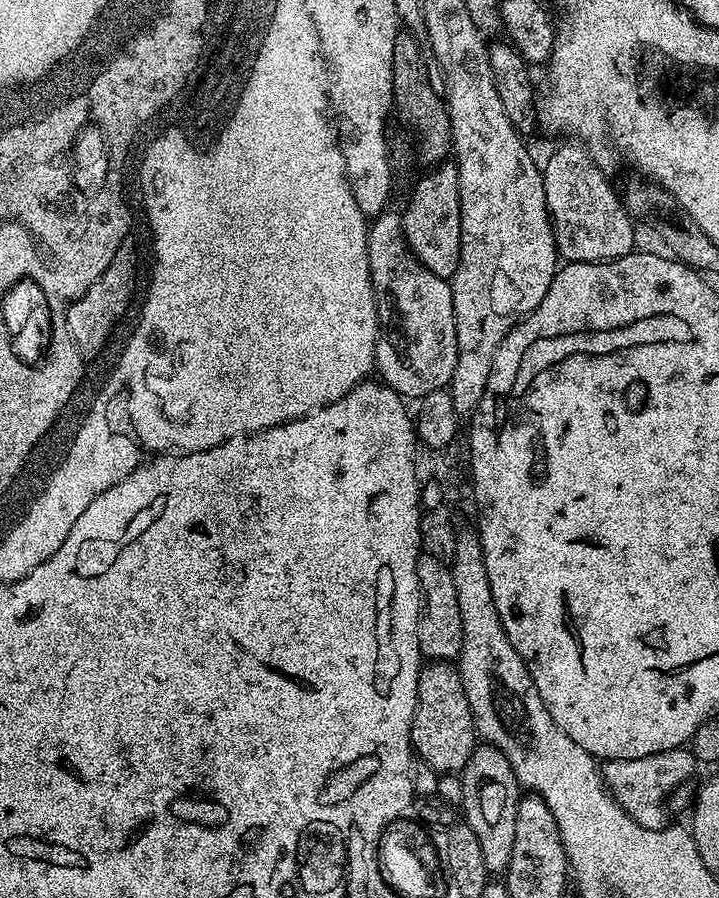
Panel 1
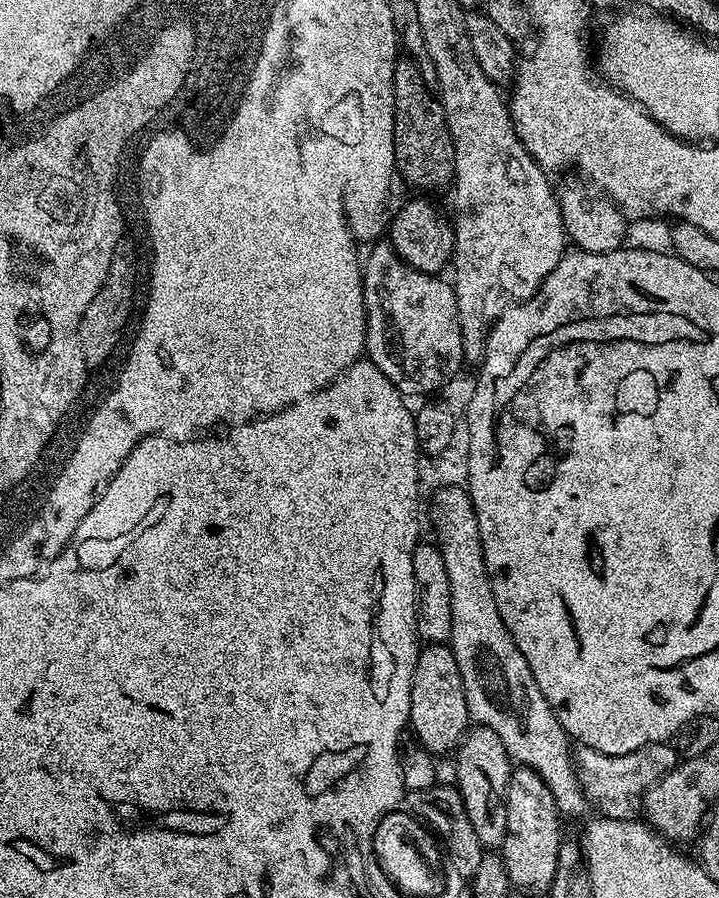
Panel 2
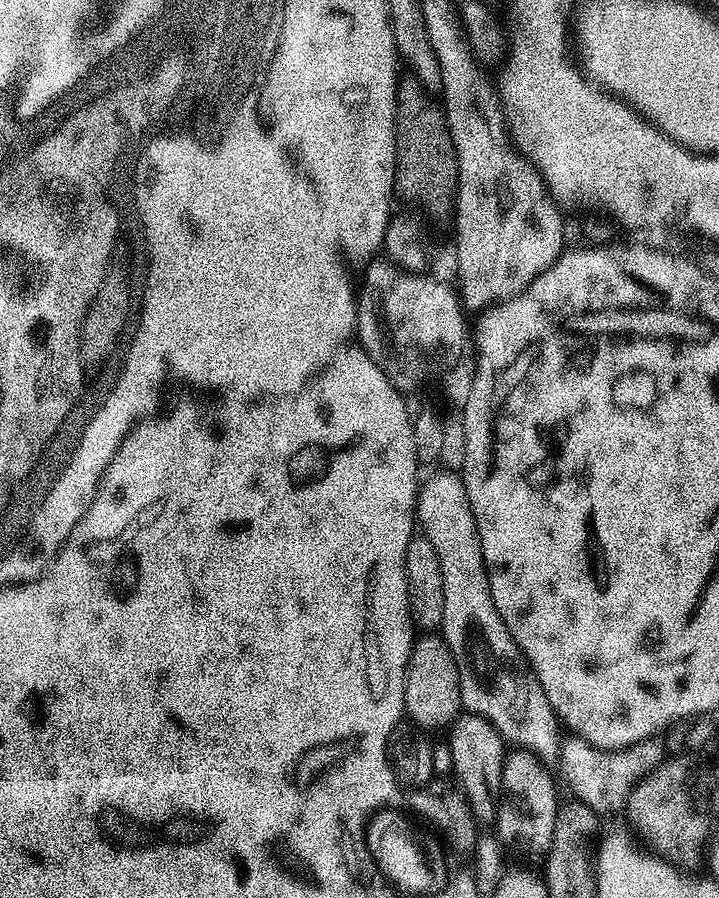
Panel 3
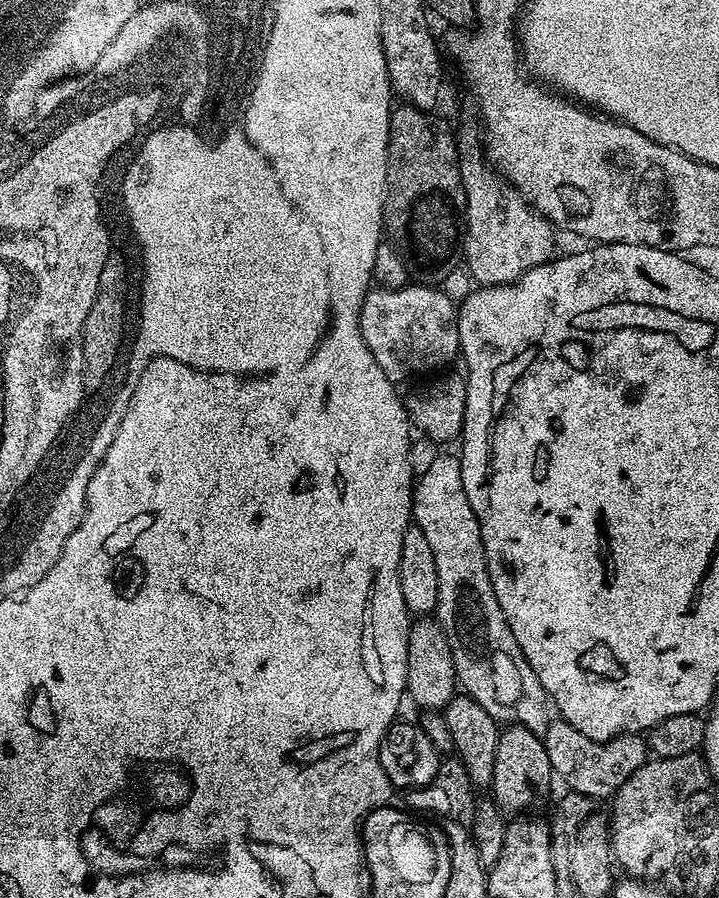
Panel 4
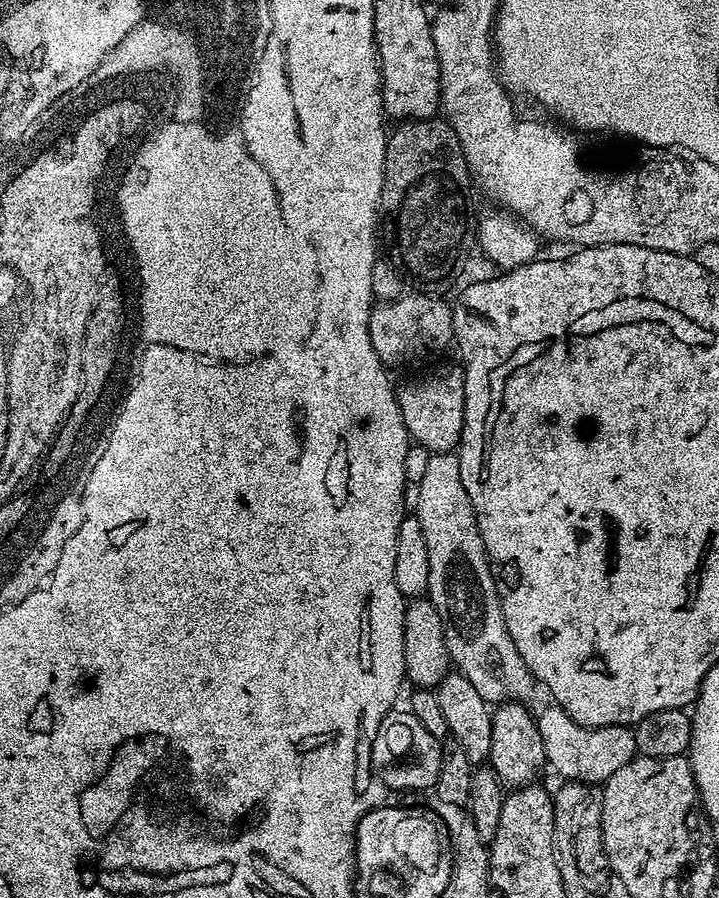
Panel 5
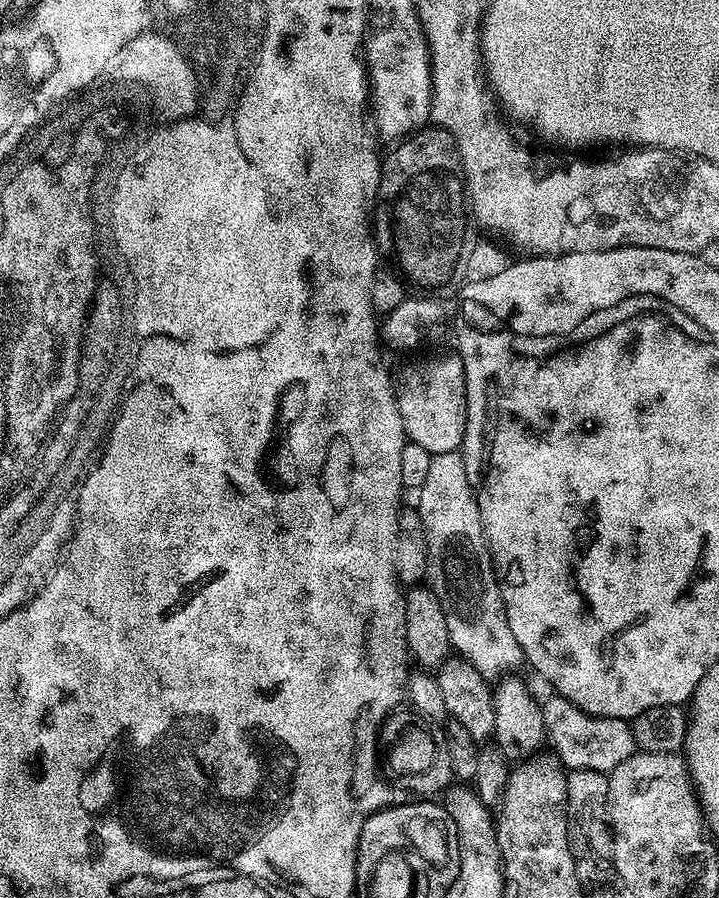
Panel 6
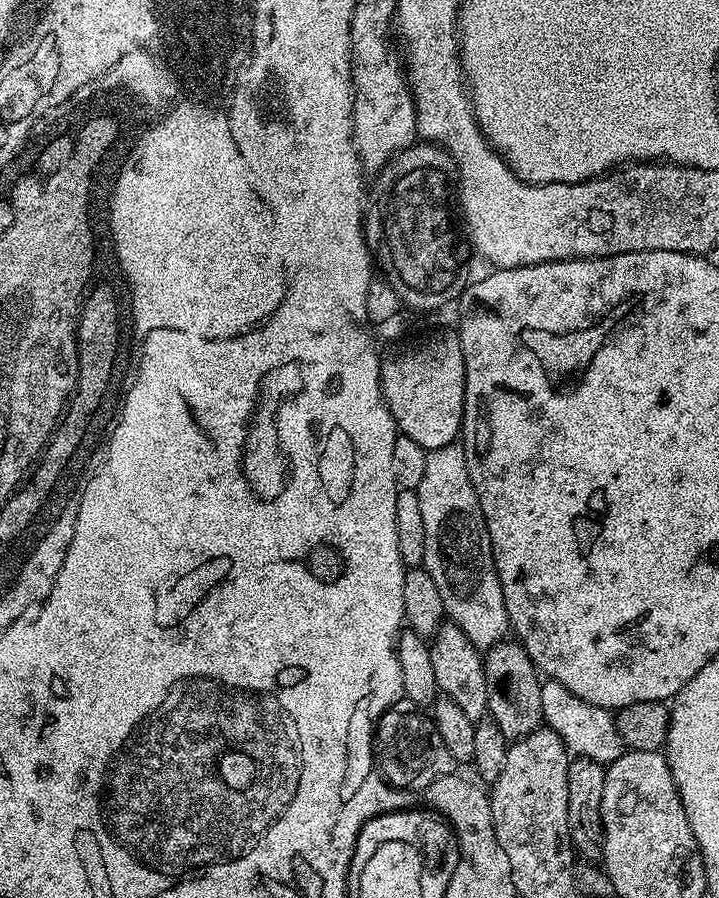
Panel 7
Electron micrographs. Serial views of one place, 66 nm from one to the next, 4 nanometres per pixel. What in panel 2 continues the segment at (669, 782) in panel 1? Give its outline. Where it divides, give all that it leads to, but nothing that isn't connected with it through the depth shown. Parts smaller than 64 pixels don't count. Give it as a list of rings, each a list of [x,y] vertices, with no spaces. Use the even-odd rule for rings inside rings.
[[[671,743],[647,744],[630,754],[602,754],[593,748],[577,747],[574,752],[576,776],[584,787],[588,803],[610,820],[631,820],[641,811],[644,793],[678,763]]]

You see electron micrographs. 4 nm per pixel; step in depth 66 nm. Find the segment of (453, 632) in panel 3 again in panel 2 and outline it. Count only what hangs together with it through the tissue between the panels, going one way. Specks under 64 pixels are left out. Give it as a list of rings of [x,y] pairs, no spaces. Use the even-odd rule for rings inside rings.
[[[441,487],[431,493],[430,499],[436,503],[436,524],[442,525],[444,553],[452,575],[450,647],[462,674],[469,717],[476,724],[494,730],[517,765],[533,768],[542,777],[565,817],[580,816],[589,803],[576,776],[570,748],[568,752],[570,737],[552,713],[538,682],[534,682],[534,674],[526,658],[522,658],[520,648],[514,646],[502,614],[498,614],[488,564],[478,563],[480,547],[476,545],[476,537],[480,535],[480,527],[474,518],[474,500],[463,500],[464,491],[463,487],[452,487],[445,492]]]

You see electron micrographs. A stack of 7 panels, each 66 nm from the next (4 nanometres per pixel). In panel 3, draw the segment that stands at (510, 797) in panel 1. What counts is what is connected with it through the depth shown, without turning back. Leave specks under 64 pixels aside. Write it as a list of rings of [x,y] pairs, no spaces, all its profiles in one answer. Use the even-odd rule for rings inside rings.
[[[465,711],[456,717],[447,733],[446,746],[450,754],[454,754],[455,783],[464,791],[464,797],[472,808],[472,814],[477,821],[495,821],[496,811],[500,808],[504,783],[502,770],[506,755],[506,741],[485,716],[478,716],[474,712]]]

